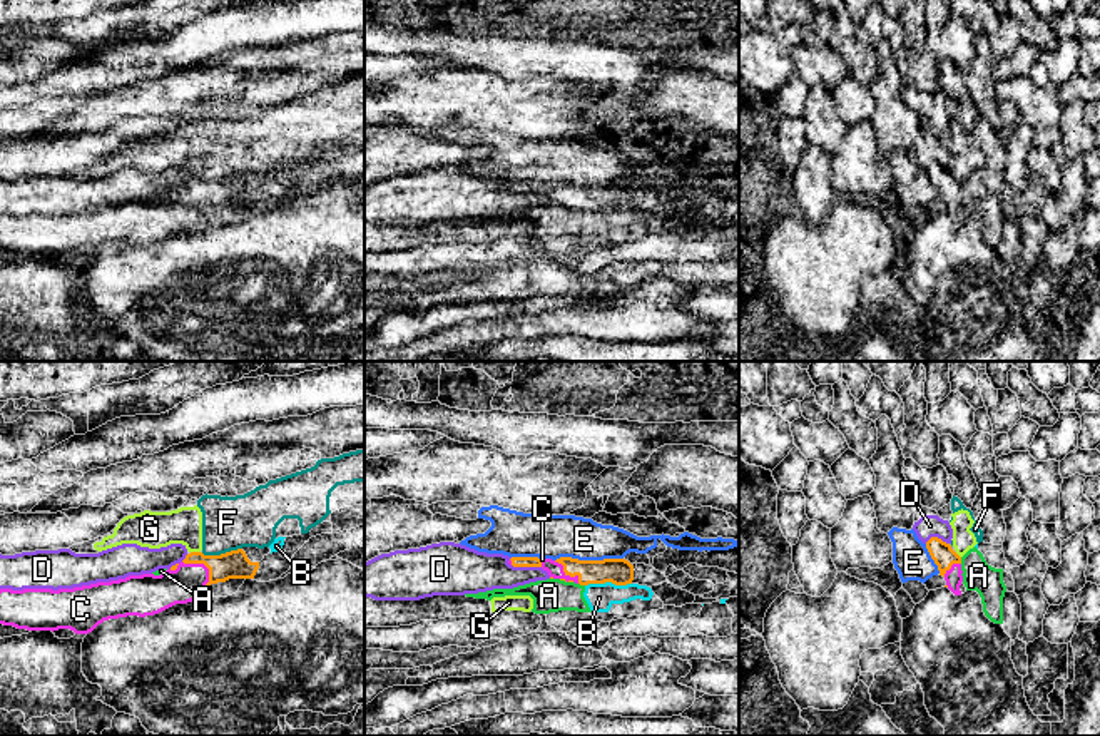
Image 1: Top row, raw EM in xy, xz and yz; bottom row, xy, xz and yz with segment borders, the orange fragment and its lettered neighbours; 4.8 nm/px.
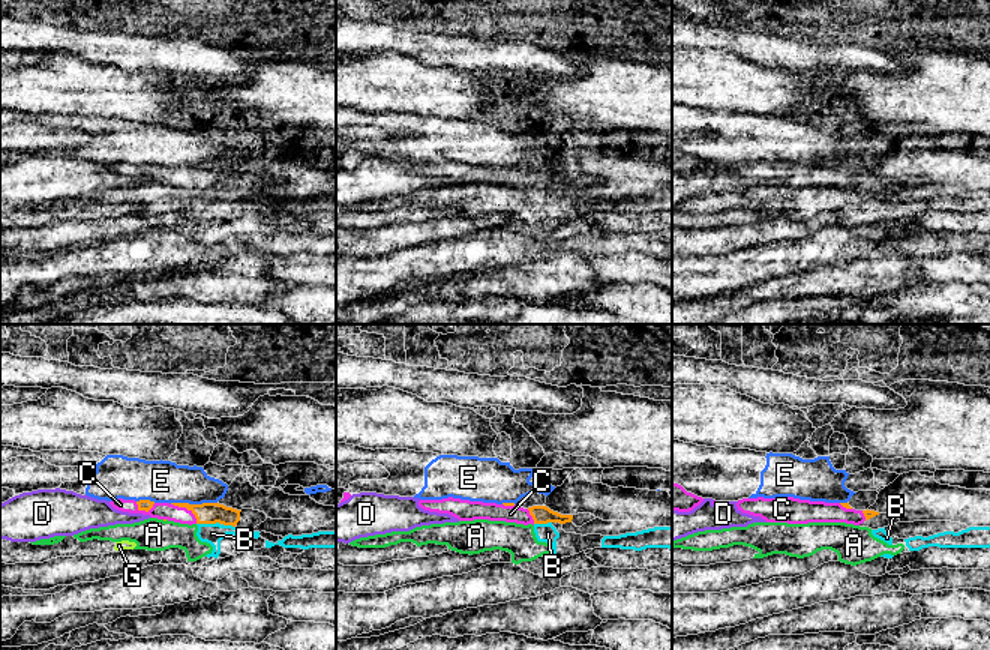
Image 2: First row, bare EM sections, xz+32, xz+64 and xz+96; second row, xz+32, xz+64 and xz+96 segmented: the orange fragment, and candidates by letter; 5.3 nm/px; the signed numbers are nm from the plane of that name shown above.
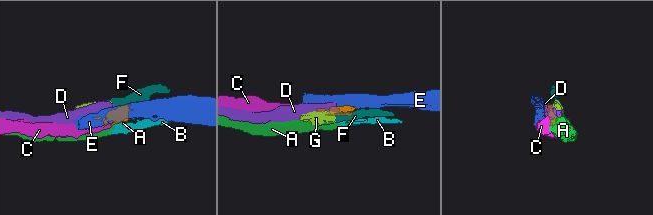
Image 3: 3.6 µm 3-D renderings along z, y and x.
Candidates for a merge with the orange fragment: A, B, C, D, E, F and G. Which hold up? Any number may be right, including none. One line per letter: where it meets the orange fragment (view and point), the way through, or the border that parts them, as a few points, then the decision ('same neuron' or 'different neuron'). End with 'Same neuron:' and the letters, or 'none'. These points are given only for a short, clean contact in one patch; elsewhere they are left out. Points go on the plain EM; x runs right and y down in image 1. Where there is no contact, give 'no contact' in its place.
A: xz (582, 209) | along xz (579, 208), (584, 211) | different neuron
B: xz (607, 206) | along xz (631, 208), (589, 208), (585, 211) | different neuron
C: xz (567, 199) | across xz (617, 196), (567, 199), (554, 194) | same neuron
D: xz (527, 191) | along xz (512, 189), (540, 193) | different neuron
E: xz (589, 186) | different neuron
F: xy (221, 179) | along xy (241, 173), (219, 179), (201, 178) | different neuron
G: xy (196, 178) | along xy (191, 176), (199, 178) | different neuron
Same neuron: C

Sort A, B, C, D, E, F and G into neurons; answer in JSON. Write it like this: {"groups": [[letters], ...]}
{"groups": [["A", "B"], ["C"], ["D"], ["E"], ["F", "G"]]}

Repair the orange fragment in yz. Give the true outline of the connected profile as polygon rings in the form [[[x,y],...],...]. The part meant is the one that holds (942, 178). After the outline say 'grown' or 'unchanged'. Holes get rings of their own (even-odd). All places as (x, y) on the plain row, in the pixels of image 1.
[[[938,162],[926,167],[926,174],[938,191],[940,201],[945,202],[948,214],[955,221],[961,221],[960,211],[963,207],[961,182],[951,174],[950,169]]]; grown

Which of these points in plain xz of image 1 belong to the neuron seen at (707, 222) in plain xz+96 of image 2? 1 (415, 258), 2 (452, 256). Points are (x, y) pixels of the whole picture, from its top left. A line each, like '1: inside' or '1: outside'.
1: outside
2: outside

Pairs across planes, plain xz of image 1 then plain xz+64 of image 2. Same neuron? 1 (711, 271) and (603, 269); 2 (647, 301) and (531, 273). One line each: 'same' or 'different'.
1: different
2: same

